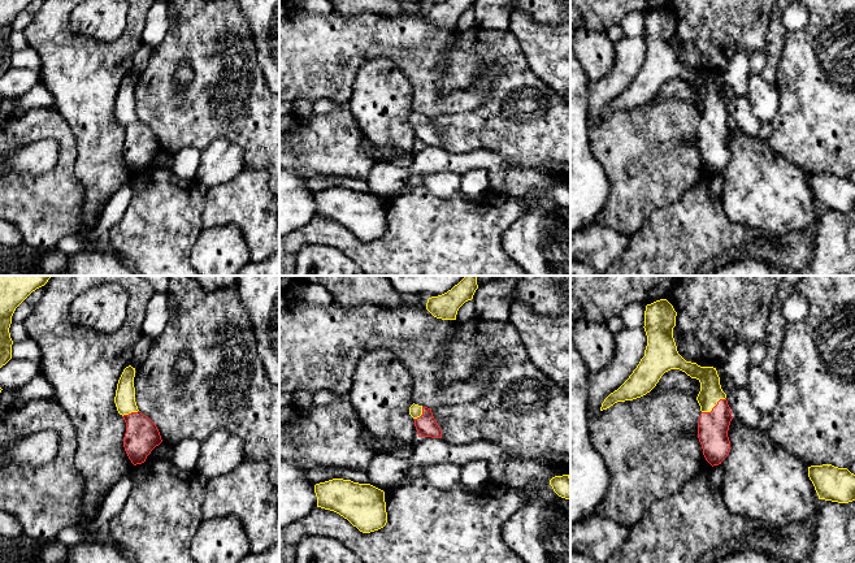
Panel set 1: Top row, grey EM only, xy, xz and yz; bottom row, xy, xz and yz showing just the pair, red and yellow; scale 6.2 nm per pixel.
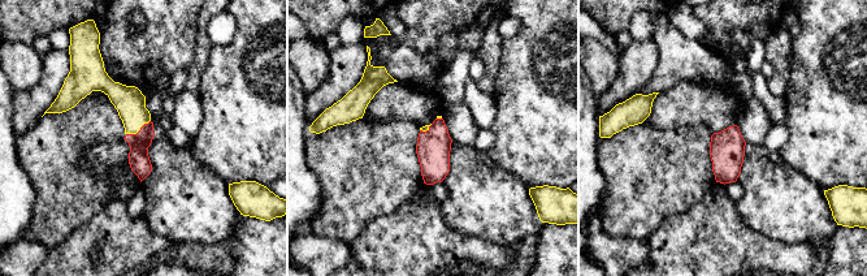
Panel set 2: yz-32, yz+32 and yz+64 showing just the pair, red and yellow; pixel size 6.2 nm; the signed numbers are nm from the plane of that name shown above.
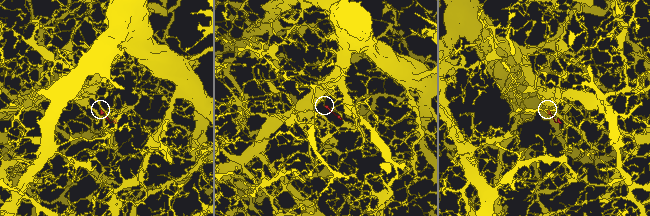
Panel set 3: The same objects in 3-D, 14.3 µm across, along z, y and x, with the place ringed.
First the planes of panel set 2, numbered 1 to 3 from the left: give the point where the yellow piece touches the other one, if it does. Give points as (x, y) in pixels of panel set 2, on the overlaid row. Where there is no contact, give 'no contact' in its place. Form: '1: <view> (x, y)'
1: yz-32 (139, 130)
2: yz+32 (427, 130)
3: no contact

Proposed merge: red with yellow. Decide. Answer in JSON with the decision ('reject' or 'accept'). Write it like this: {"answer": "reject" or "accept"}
{"answer": "accept"}

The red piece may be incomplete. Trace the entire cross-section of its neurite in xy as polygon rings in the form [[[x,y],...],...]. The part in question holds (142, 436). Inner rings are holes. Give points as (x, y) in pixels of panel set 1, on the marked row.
[[[126,367],[117,384],[114,403],[126,423],[125,451],[131,463],[136,465],[144,463],[151,451],[162,439],[156,424],[138,410],[134,377],[135,368]]]

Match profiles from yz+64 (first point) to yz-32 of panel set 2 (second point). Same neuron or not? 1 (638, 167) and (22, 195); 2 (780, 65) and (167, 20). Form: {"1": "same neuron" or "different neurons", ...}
{"1": "different neurons", "2": "different neurons"}

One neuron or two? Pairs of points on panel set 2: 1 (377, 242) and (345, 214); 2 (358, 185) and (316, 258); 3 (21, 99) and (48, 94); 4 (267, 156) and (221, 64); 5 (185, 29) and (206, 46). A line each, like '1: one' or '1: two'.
1: two
2: two
3: one
4: one
5: two

